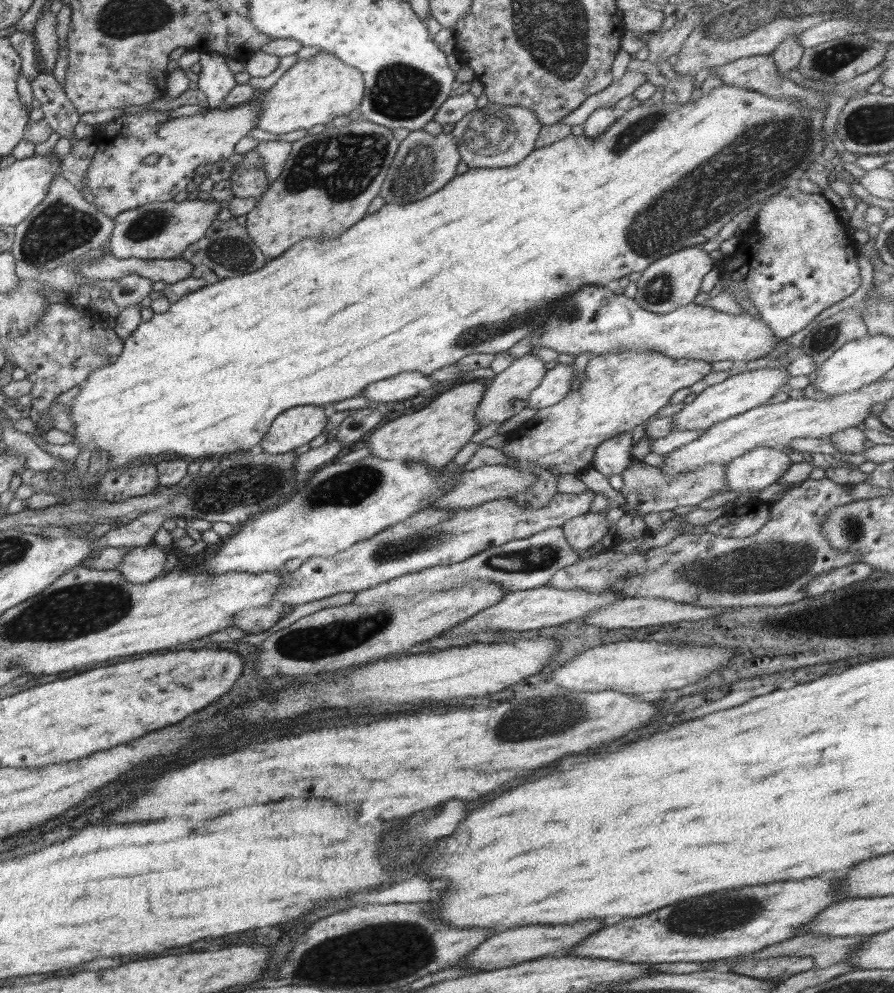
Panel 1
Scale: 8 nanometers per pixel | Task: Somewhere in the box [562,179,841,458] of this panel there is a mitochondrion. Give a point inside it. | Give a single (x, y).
(658, 290)

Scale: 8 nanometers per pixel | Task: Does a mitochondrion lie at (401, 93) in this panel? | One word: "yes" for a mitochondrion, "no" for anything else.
yes

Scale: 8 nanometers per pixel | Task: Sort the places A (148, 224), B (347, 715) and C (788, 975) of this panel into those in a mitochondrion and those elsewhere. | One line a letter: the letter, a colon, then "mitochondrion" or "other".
A: mitochondrion
B: other
C: other

